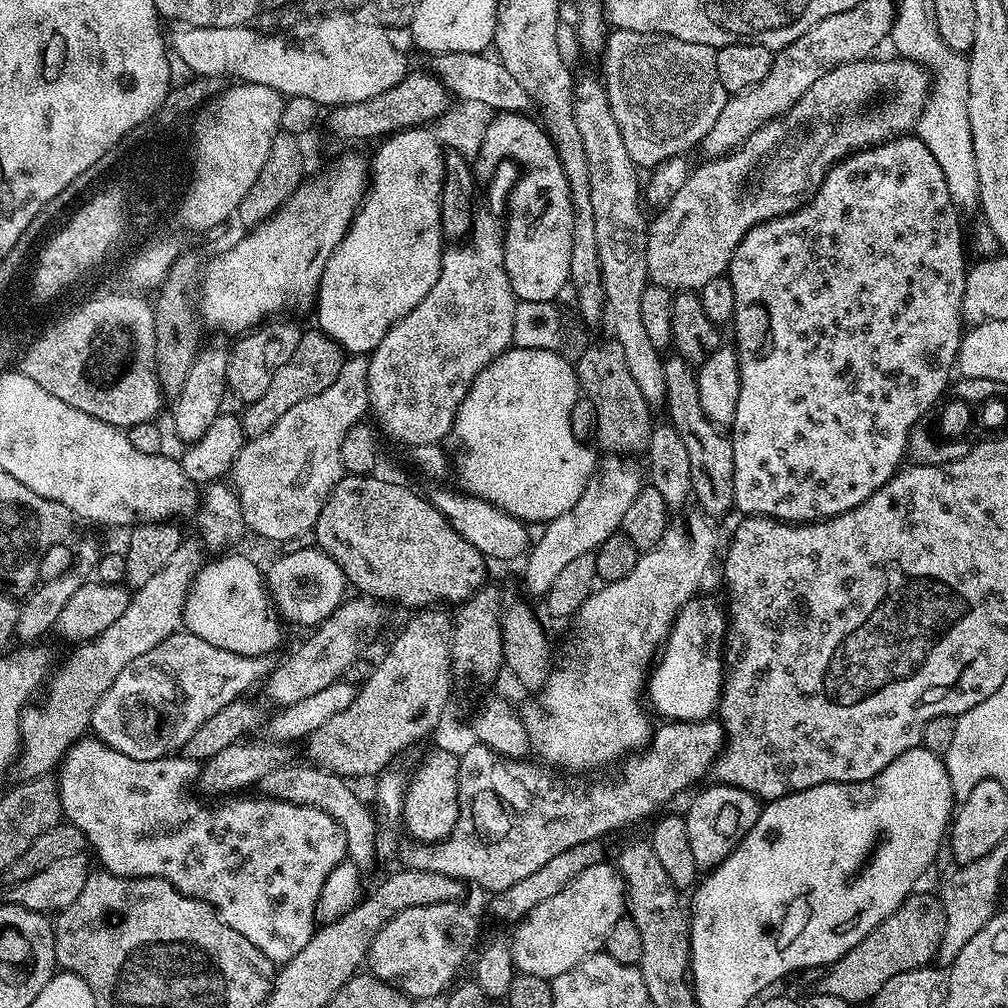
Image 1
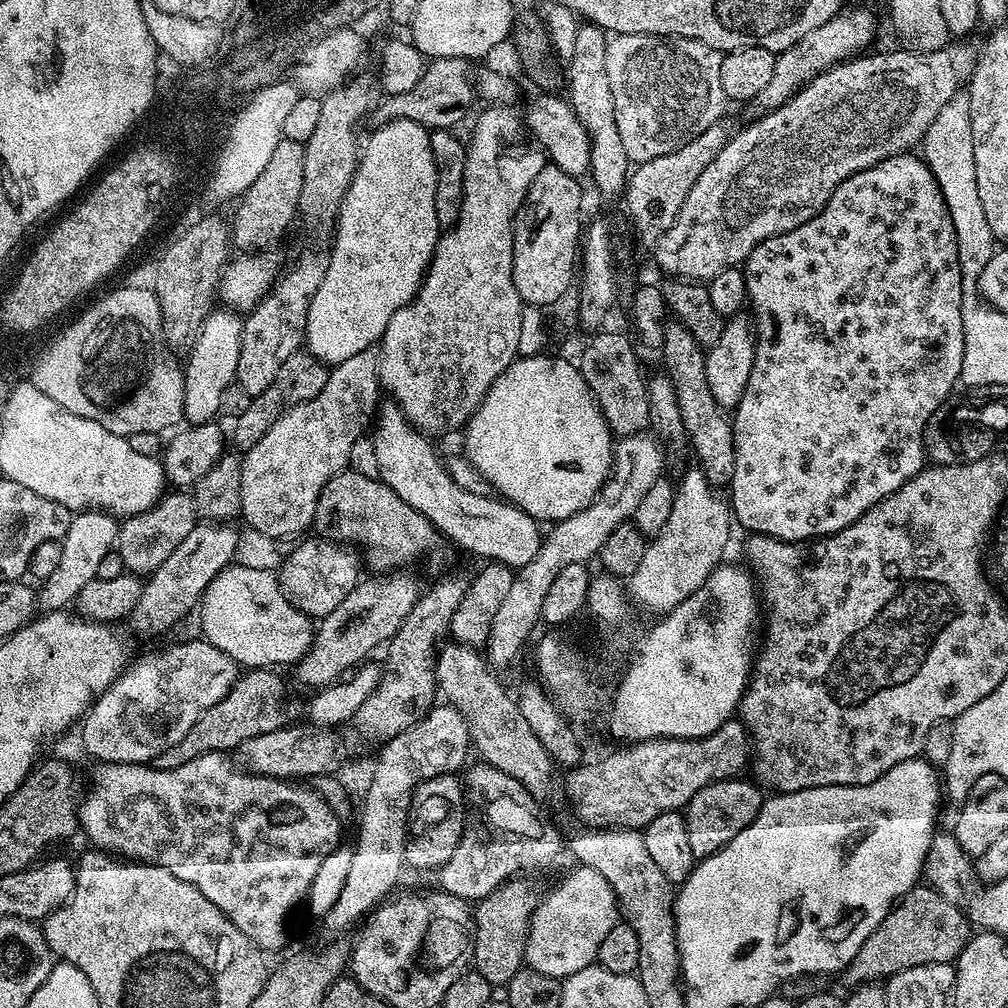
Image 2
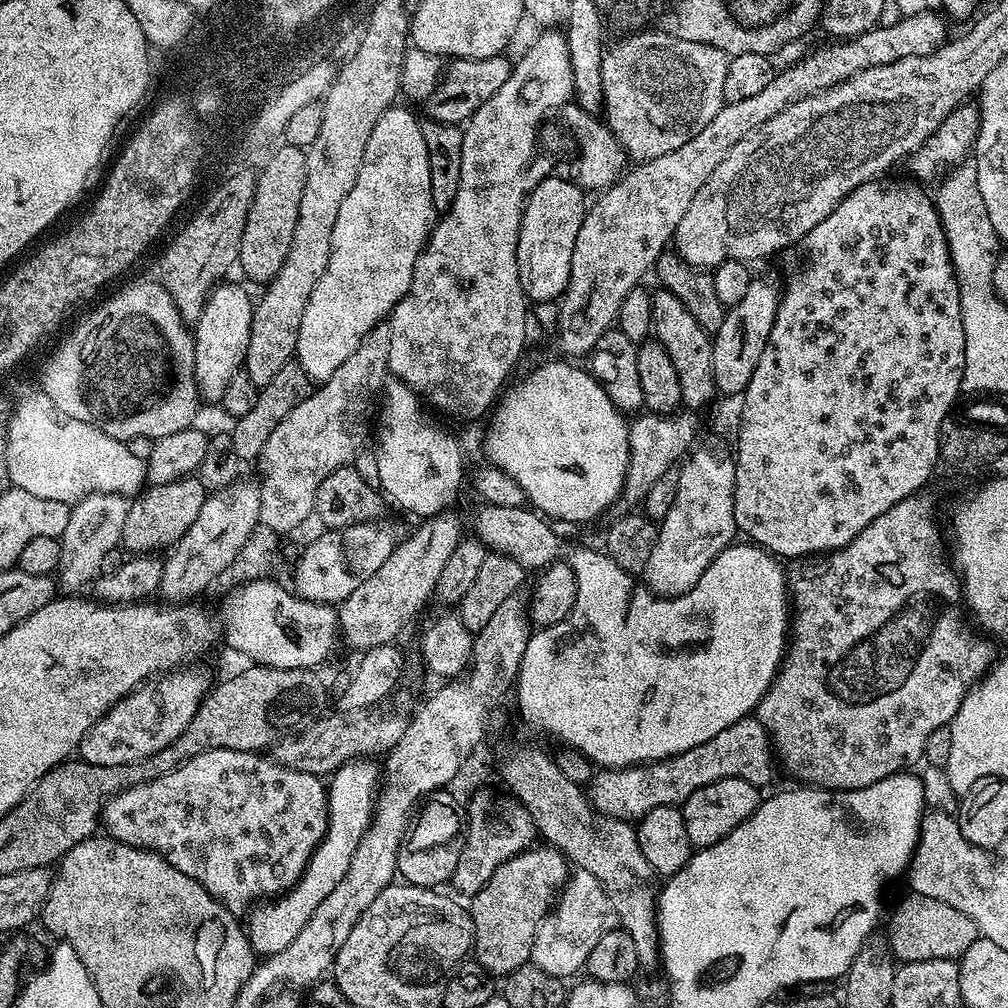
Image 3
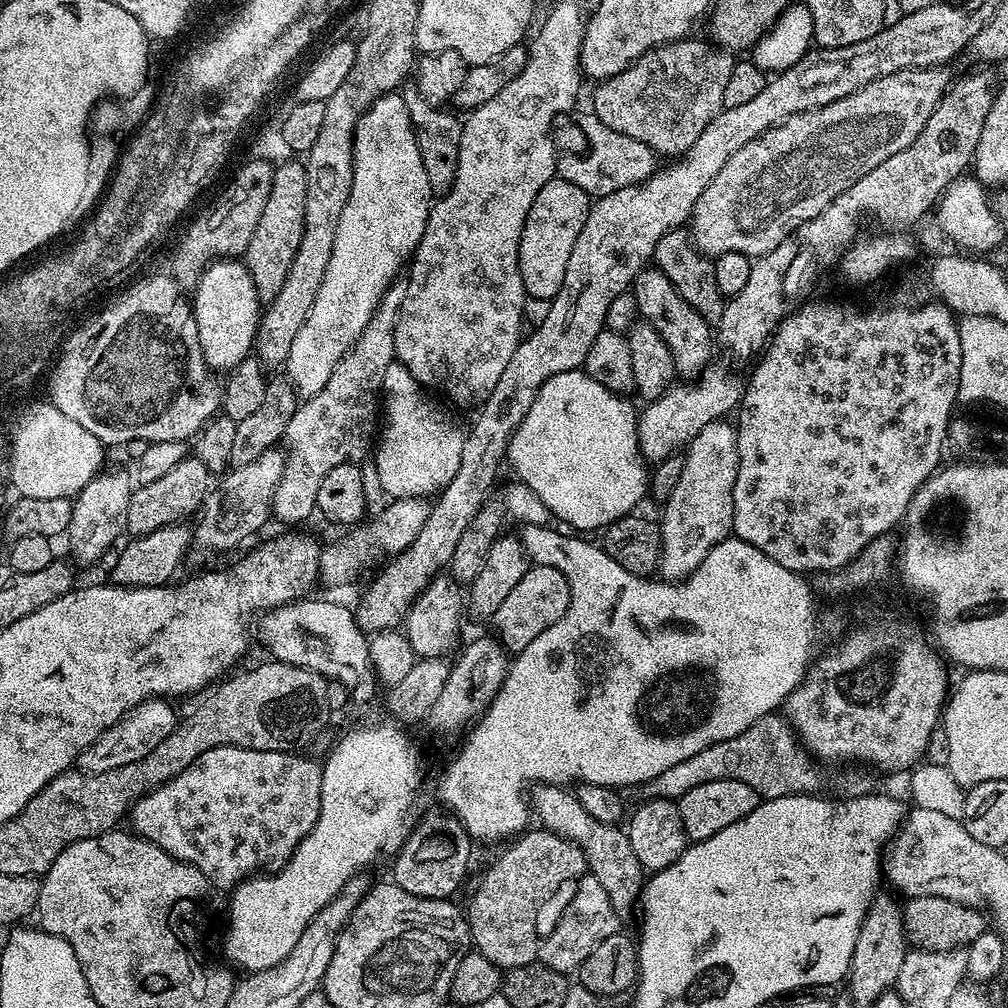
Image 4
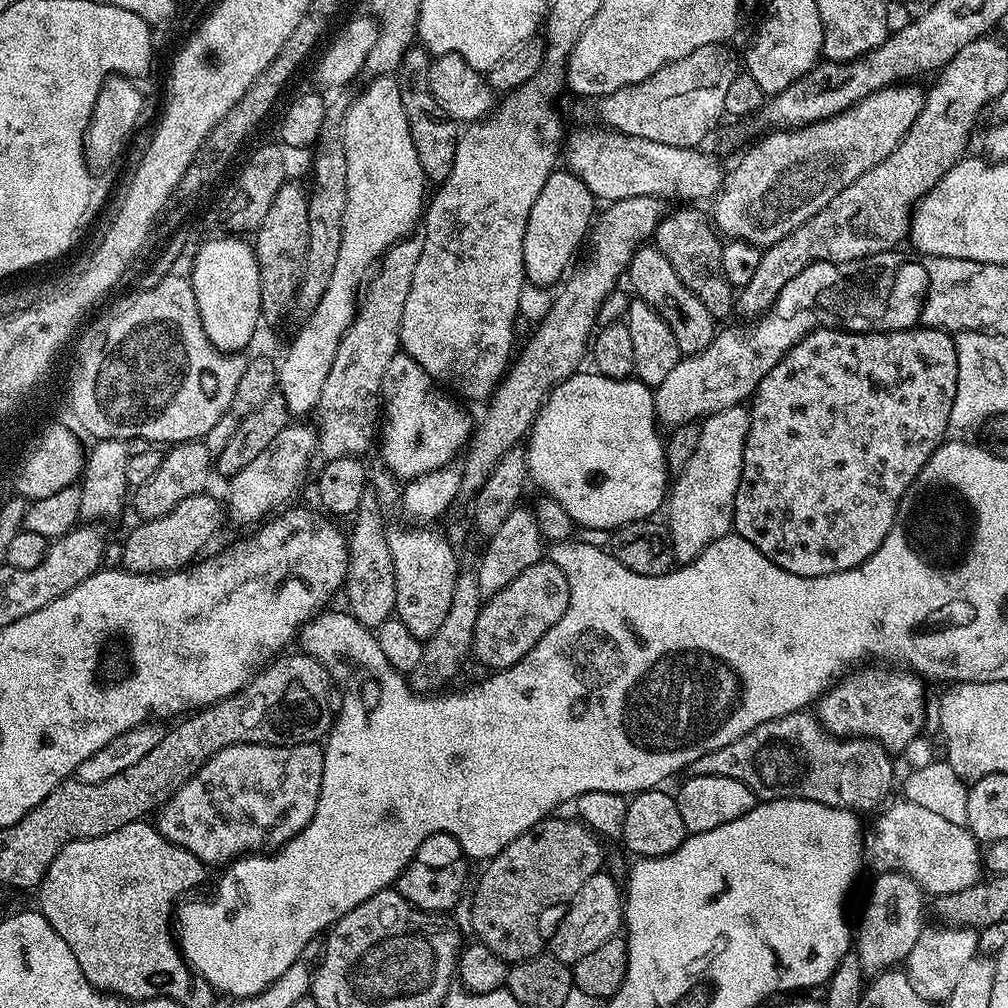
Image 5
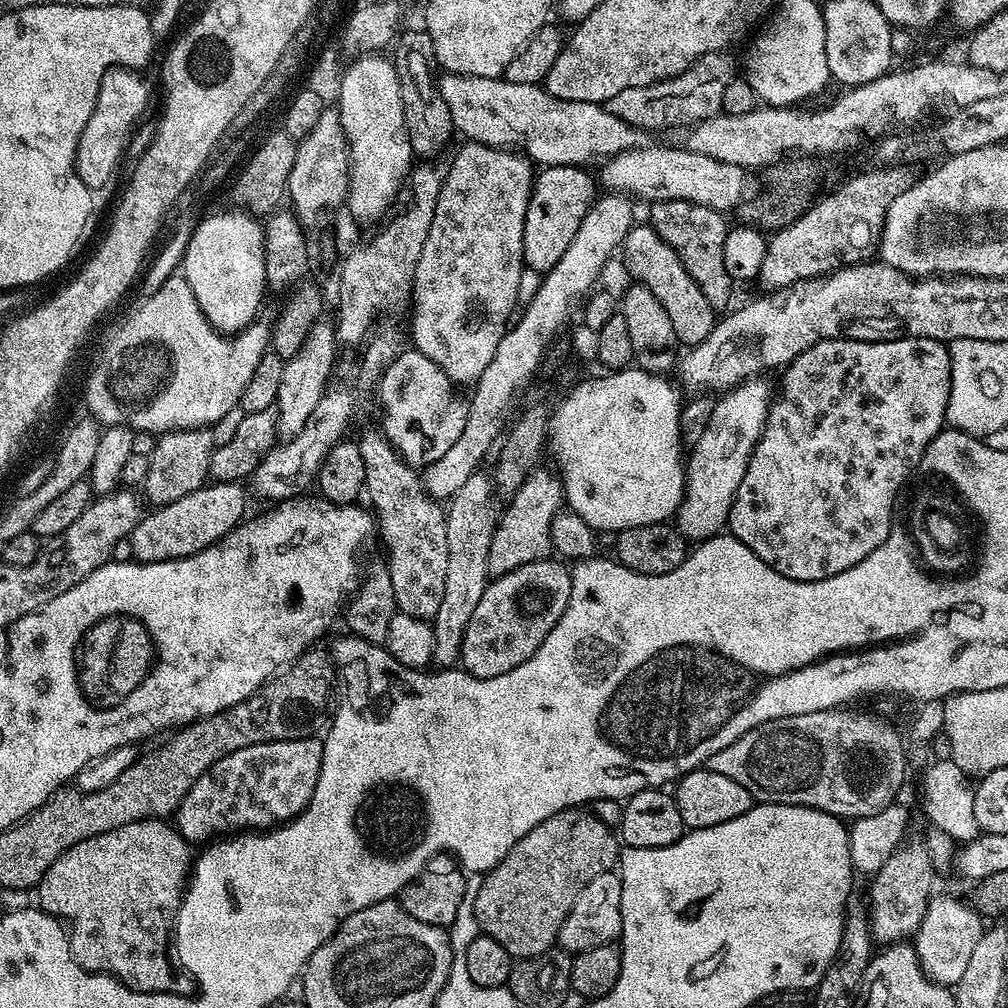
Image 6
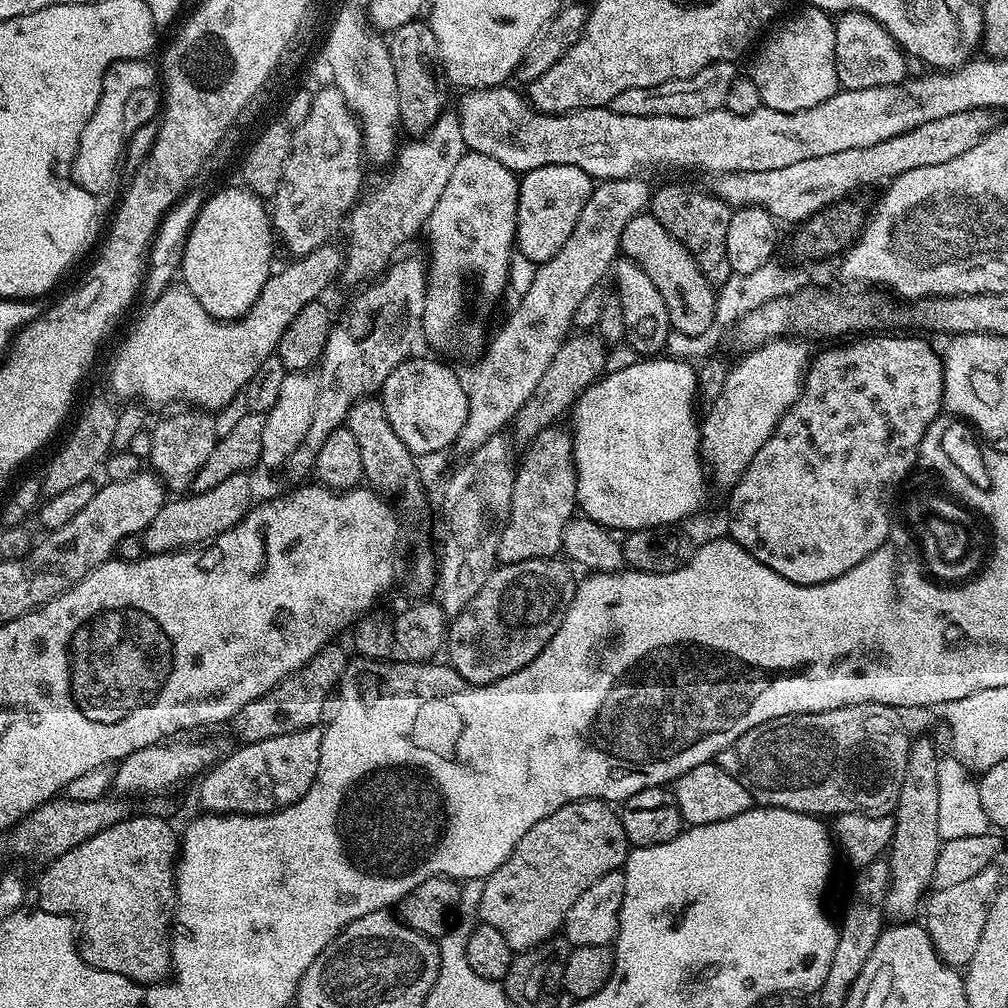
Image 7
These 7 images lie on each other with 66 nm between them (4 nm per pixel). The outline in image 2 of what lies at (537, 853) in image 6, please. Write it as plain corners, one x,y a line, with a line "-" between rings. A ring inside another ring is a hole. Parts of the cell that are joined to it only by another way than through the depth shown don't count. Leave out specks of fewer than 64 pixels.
513,878
498,886
474,908
474,939
471,963
486,982
493,986
506,986
518,970
525,967
524,951
528,927
536,910
538,895
528,878

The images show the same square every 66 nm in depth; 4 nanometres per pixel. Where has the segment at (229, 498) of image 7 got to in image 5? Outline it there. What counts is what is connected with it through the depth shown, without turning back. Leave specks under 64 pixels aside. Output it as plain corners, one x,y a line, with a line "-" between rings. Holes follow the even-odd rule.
209,494
191,496
186,498
186,502
178,502
170,514
162,514
153,520
141,519
137,528
132,528
128,532
128,537
123,537
122,543
122,568
126,572
137,572
139,576
151,576
162,572
179,572
180,569
189,567
205,551
204,547
212,540
212,535
220,528
224,516
226,520
226,508

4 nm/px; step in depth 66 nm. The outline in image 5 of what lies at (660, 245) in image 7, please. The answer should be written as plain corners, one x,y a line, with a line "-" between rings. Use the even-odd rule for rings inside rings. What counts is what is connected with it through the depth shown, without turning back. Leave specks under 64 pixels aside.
654,246
640,247
628,263
626,284
627,280
627,287
656,310
665,320
666,326
670,326
681,353
701,352
706,346
710,346
718,331
717,321
713,320
710,310
706,310
706,306
702,306
702,302
698,302
698,298
694,298
694,294
686,290
686,282
682,282
682,278
678,278
675,273
674,266
666,262
666,254
662,254

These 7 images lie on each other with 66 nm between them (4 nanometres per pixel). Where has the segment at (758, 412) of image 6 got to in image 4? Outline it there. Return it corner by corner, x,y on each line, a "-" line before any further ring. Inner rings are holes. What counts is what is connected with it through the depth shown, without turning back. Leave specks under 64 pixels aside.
727,419
702,426
702,430
683,453
683,458
678,486
674,486
674,494
663,501
664,520
659,521
662,554
658,572
668,582
684,580
694,570
698,570
708,551
733,535
734,478
738,474
735,427

